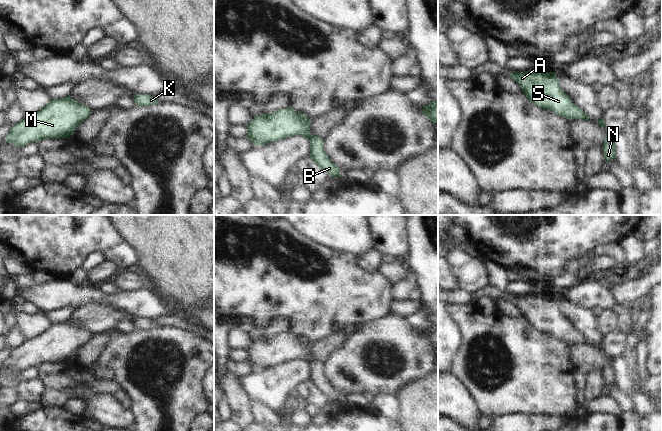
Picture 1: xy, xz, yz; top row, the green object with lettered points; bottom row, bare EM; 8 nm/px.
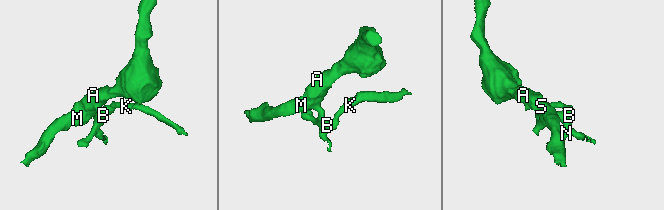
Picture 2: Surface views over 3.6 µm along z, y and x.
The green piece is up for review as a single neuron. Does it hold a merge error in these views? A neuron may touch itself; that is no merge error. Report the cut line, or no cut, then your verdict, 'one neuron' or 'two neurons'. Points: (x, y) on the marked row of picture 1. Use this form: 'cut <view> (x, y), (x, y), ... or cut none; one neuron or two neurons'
cut none; one neuron

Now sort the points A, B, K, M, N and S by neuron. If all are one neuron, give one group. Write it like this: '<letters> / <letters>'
A B K M N S

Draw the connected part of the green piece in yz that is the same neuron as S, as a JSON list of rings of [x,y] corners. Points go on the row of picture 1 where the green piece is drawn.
[[[528,70],[510,74],[524,95],[535,106],[553,111],[567,120],[589,120],[588,114],[577,107],[561,89],[554,72]]]

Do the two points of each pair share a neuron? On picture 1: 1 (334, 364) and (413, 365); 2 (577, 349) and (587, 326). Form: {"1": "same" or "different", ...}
{"1": "same", "2": "different"}

